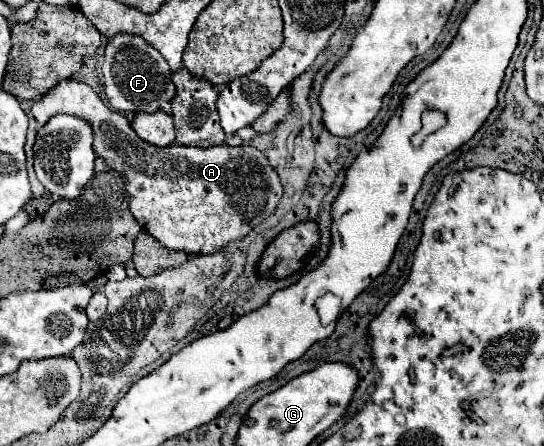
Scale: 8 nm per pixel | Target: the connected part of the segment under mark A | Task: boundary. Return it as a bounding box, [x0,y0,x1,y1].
[33,80,283,254]

